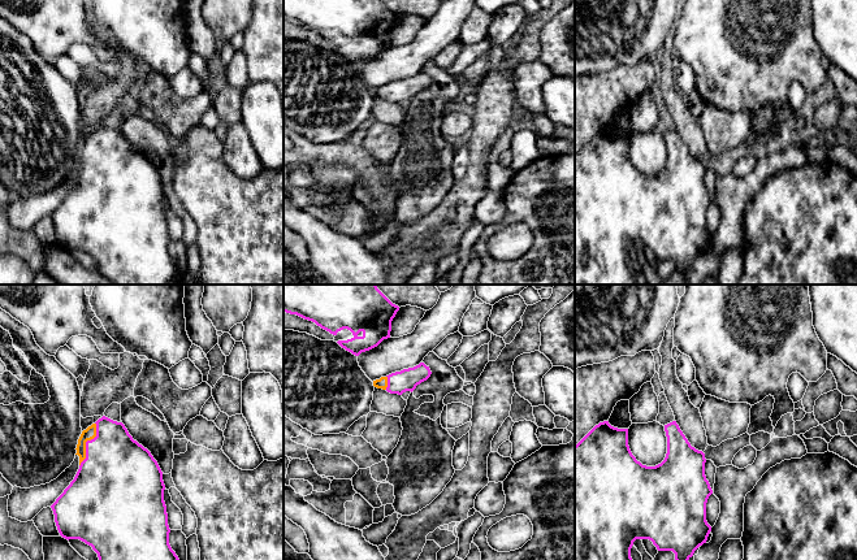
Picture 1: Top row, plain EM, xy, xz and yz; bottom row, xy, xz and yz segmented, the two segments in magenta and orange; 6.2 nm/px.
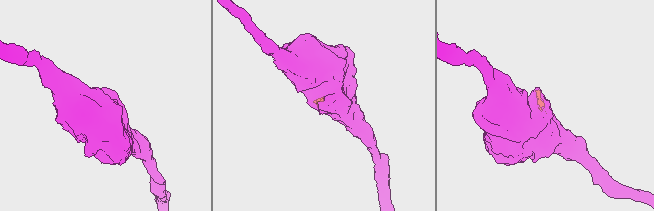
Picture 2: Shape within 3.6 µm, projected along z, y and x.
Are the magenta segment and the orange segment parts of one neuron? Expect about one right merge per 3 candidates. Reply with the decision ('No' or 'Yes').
Yes

